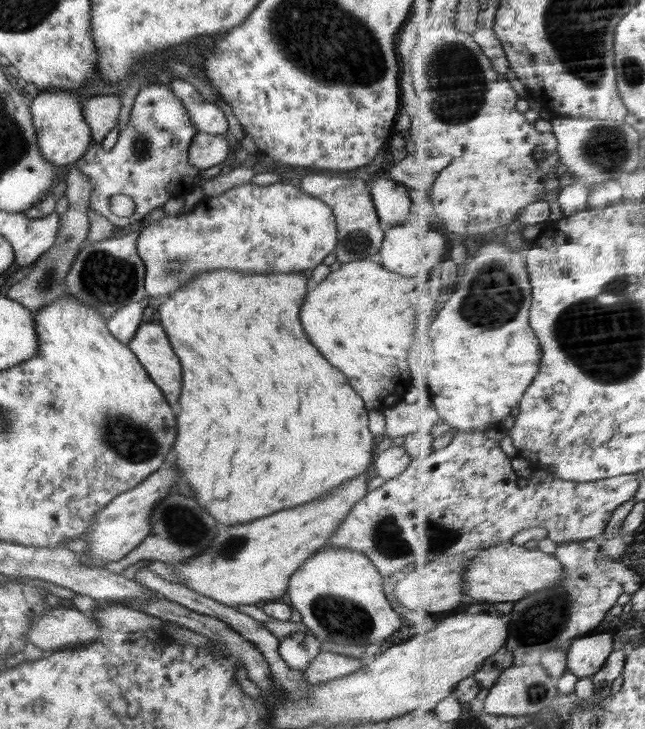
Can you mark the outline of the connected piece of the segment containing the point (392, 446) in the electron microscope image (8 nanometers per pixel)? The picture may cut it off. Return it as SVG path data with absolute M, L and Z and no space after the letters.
M388 442L376 453L374 470L378 476L390 480L402 475L411 460L401 443Z

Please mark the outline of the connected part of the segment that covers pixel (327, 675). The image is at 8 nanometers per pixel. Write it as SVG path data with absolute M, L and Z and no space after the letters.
M321 650L319 655L309 662L307 670L302 670L302 674L304 680L311 685L324 684L335 678L348 676L362 665L363 662L357 658Z

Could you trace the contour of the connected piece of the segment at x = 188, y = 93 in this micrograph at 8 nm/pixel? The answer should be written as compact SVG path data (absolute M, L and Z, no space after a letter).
M174 80L169 87L186 107L190 122L197 132L222 135L228 132L228 121L222 109L207 102L192 84L184 80Z

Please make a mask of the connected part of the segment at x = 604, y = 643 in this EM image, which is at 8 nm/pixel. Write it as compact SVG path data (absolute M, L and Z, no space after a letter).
M594 632L573 641L569 652L569 671L580 678L598 674L614 652L614 634Z

